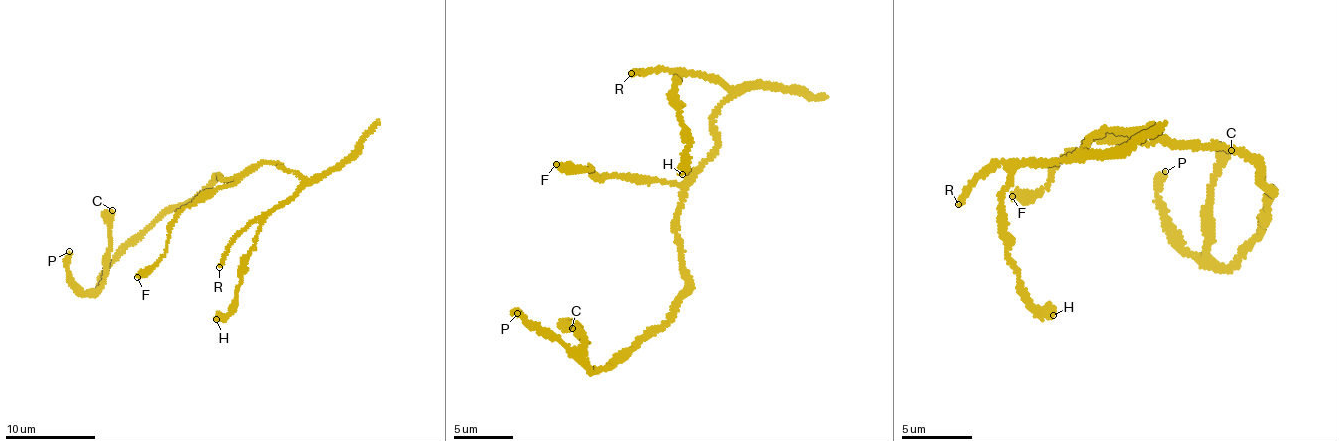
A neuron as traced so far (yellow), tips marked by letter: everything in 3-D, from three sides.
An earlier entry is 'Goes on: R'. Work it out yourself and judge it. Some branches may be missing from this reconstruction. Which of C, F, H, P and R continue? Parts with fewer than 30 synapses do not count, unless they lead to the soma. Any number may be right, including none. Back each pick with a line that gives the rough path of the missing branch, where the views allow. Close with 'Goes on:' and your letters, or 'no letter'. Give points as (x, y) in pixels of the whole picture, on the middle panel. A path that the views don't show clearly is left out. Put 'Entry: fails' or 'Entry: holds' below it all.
R: (631, 73), (599, 89), (542, 126), (521, 175), (512, 206), (532, 221), (560, 230), (572, 240)
Goes on: R
Entry: holds

